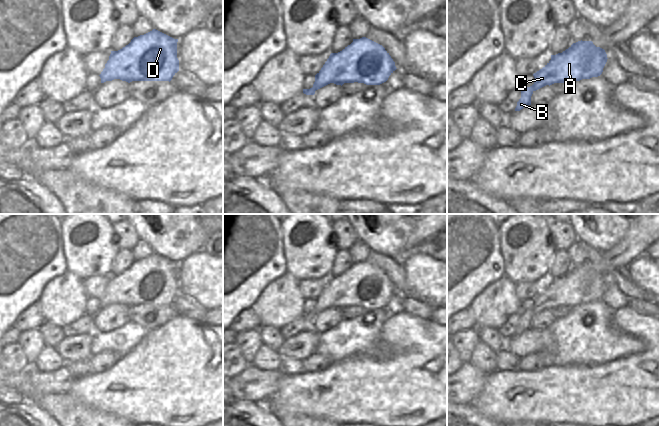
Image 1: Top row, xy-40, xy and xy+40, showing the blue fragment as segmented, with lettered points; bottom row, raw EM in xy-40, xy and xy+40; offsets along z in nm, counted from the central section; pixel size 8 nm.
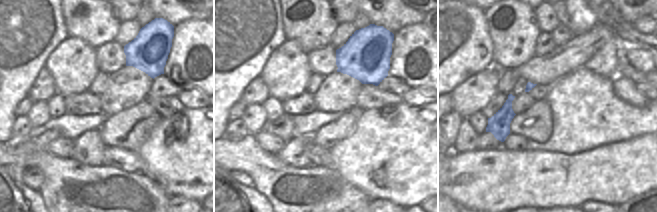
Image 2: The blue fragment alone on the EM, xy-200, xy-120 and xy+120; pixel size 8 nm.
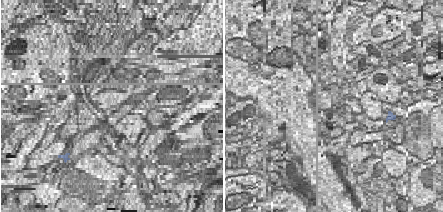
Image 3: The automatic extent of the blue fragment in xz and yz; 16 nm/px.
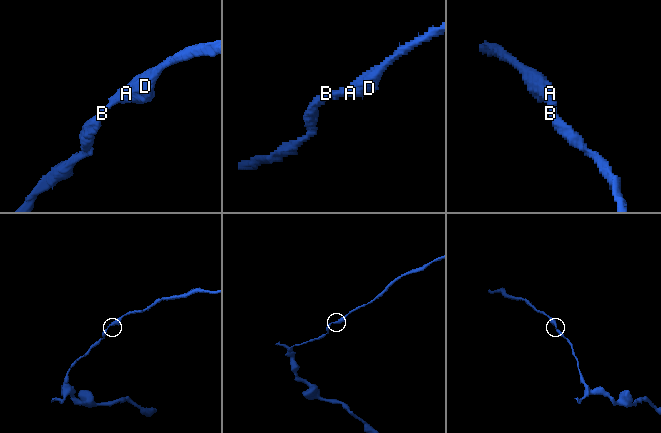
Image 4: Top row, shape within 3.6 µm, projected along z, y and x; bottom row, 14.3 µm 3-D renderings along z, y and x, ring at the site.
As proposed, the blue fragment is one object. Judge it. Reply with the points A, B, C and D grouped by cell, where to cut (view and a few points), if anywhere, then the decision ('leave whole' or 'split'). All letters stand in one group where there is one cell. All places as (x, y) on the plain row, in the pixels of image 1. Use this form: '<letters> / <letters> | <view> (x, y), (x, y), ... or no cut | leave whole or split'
A B C D | no cut | leave whole

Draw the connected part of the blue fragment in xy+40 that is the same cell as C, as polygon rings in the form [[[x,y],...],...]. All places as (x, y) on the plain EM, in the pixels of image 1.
[[[592,265],[573,267],[562,277],[551,279],[551,284],[533,298],[535,306],[530,311],[521,311],[521,322],[515,335],[531,329],[534,315],[554,307],[574,307],[582,303],[598,301],[607,286],[604,273],[596,271]]]

